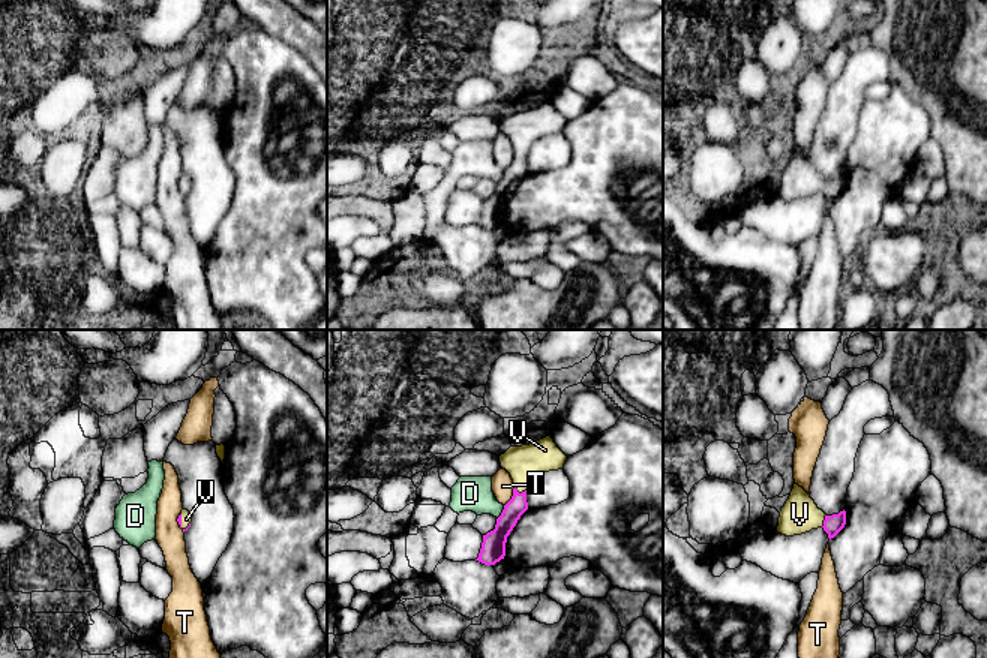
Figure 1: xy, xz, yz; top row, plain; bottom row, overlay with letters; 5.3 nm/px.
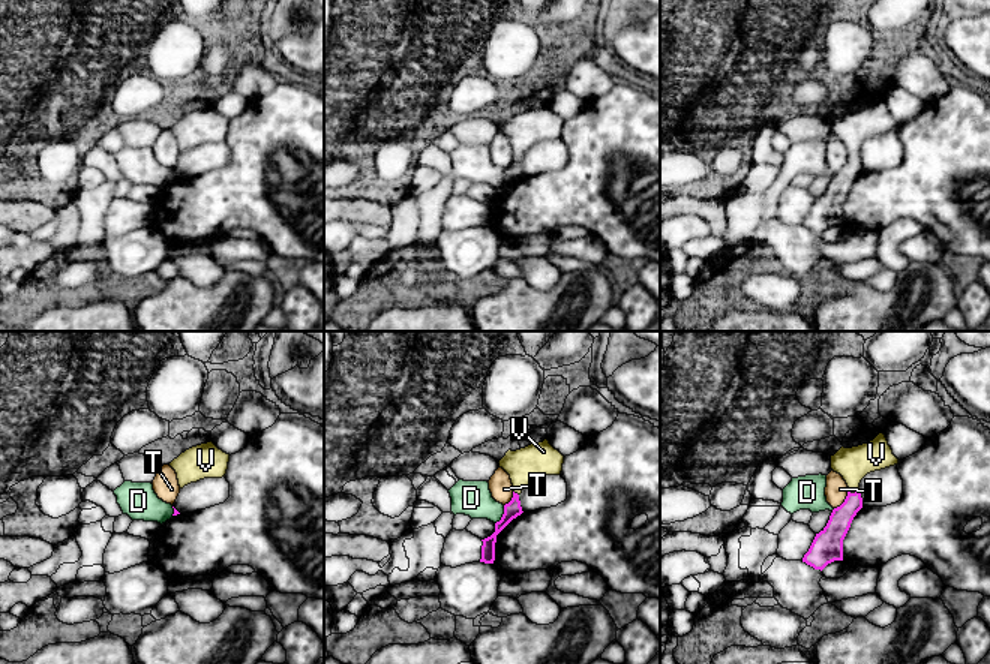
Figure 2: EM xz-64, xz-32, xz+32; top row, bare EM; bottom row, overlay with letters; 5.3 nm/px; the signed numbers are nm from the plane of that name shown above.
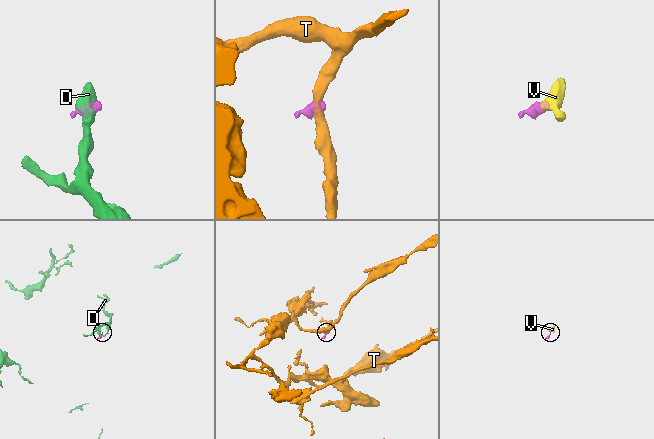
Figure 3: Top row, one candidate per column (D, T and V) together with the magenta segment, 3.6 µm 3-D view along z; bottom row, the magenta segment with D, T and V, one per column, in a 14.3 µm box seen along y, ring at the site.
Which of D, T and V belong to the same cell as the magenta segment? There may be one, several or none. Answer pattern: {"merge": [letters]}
{"merge": ["V"]}

